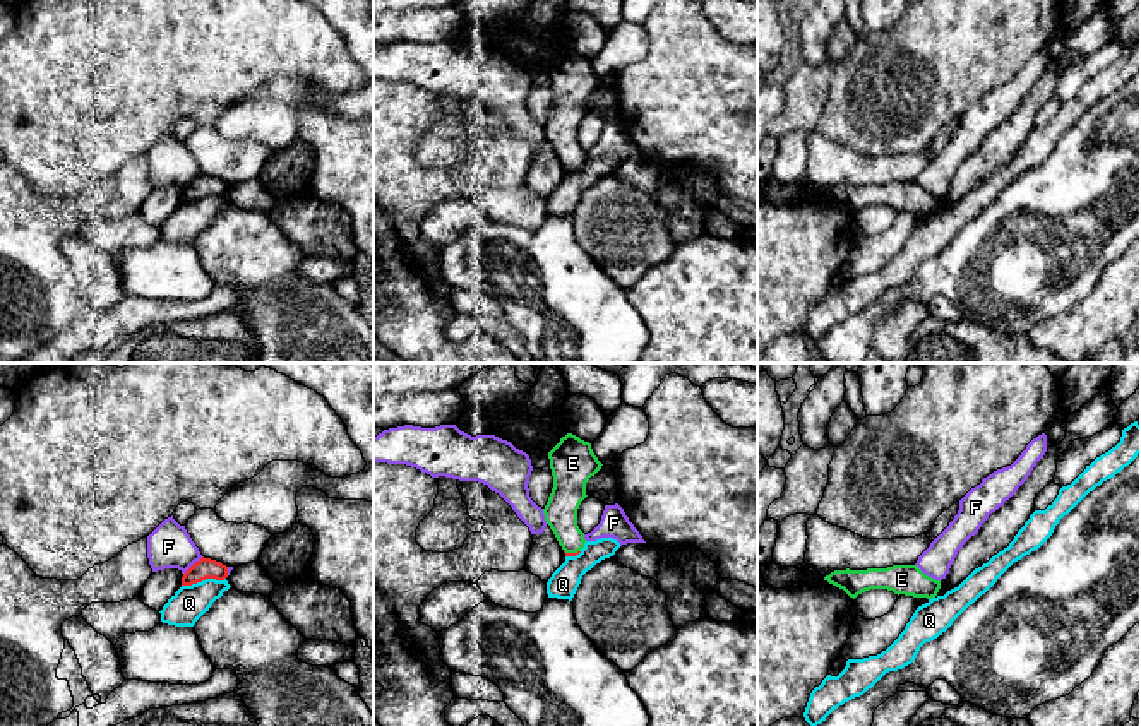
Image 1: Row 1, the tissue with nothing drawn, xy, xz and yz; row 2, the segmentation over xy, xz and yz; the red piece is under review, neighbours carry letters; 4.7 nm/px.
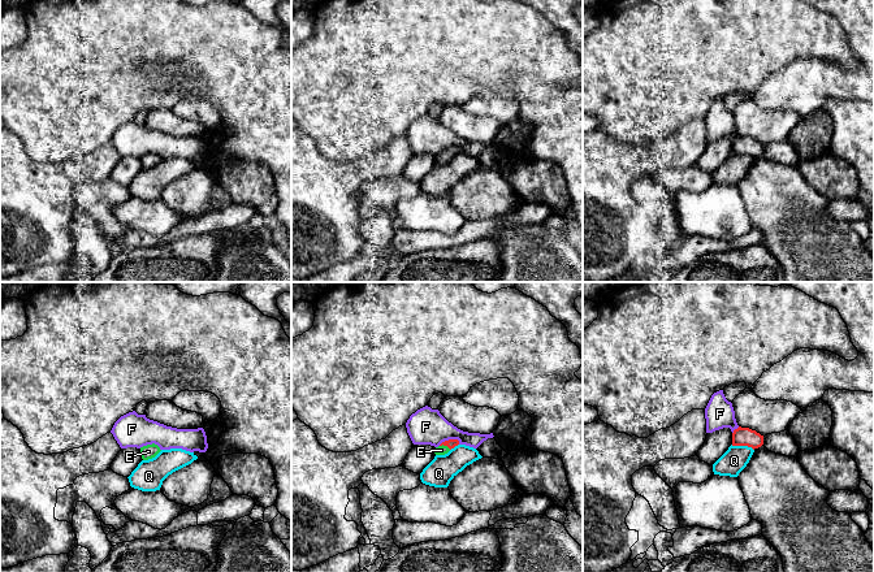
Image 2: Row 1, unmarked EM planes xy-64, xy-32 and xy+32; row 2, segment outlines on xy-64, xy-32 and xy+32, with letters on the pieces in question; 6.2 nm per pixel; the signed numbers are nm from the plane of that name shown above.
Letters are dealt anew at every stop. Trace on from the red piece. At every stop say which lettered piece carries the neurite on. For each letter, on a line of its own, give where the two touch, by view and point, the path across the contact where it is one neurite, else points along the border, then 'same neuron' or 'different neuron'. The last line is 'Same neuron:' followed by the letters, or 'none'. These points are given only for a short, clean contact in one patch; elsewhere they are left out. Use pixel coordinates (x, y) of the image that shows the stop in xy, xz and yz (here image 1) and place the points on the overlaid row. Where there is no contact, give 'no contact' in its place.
E: meets red in xz at (573, 553); runs through xz (564, 552), (573, 553), (573, 540), (561, 512); same neuron
F: meets red in xy at (192, 565); border along xy (203, 557), (184, 574); different neuron
Q: meets red in xy at (203, 579); different neuron
Same neuron: E

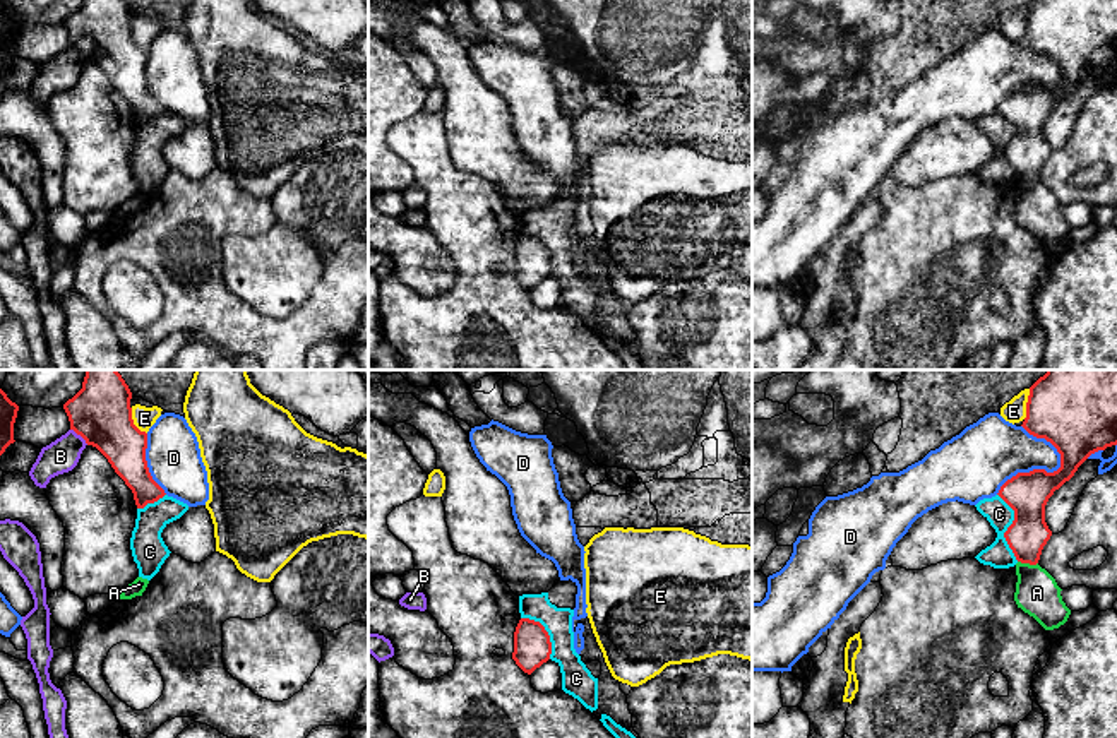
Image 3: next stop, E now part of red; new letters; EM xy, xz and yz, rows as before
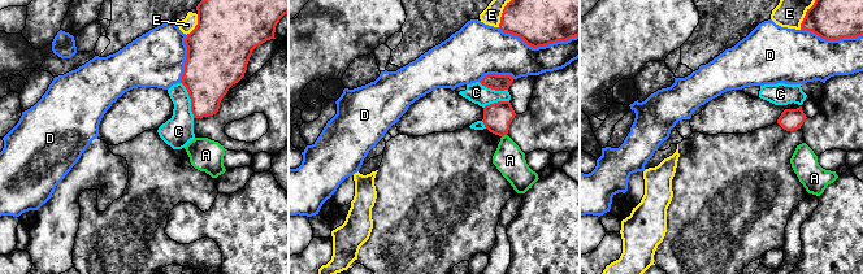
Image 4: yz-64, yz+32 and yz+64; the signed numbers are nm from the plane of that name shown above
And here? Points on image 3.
A: meets red in yz at (1028, 562); border along yz (1018, 560), (1037, 564); different neuron
B: meets red in xy at (79, 434); border along xy (71, 428), (88, 444); different neuron
C: meets red in yz at (1008, 528); border along yz (997, 493), (1013, 511), (1004, 540), (1018, 560); different neuron
D: meets red in yz at (1033, 470); different neuron
E: meets red in yz at (1027, 404); different neuron
Same neuron: none

